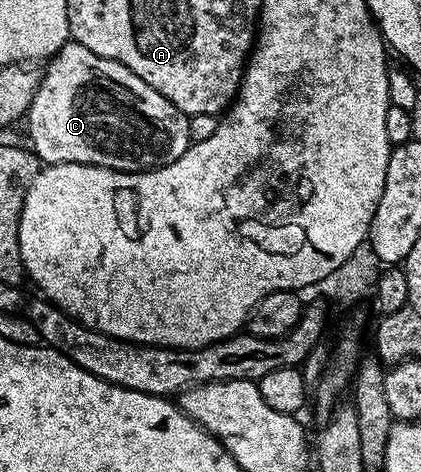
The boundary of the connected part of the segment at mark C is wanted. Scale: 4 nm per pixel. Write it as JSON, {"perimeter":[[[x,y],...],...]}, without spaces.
{"perimeter":[[[70,40],[54,53],[44,66],[35,99],[27,114],[28,121],[28,144],[45,165],[83,163],[107,167],[120,173],[147,173],[167,163],[175,163],[175,159],[183,156],[191,144],[189,117],[186,114],[180,113],[170,101],[163,99],[155,87],[143,83],[135,71],[123,67],[123,63],[115,59],[87,51],[87,47],[75,40]]]}

